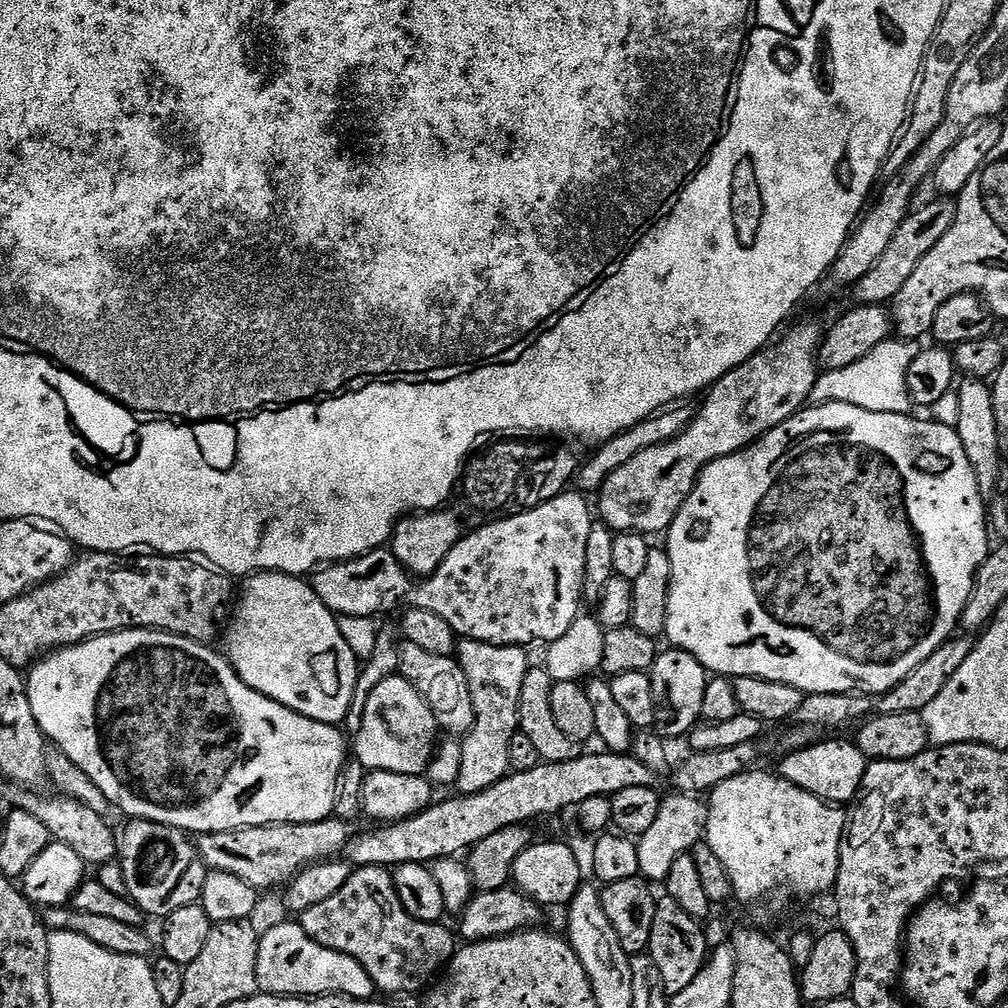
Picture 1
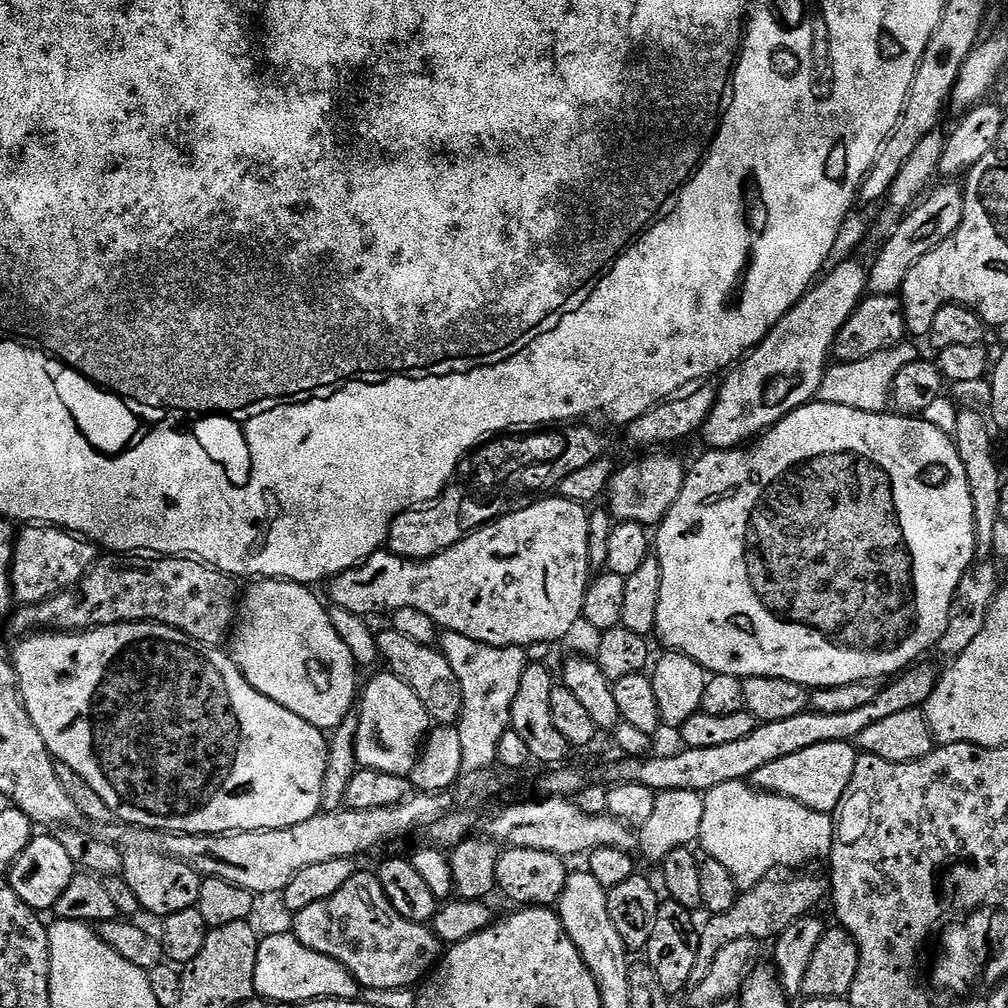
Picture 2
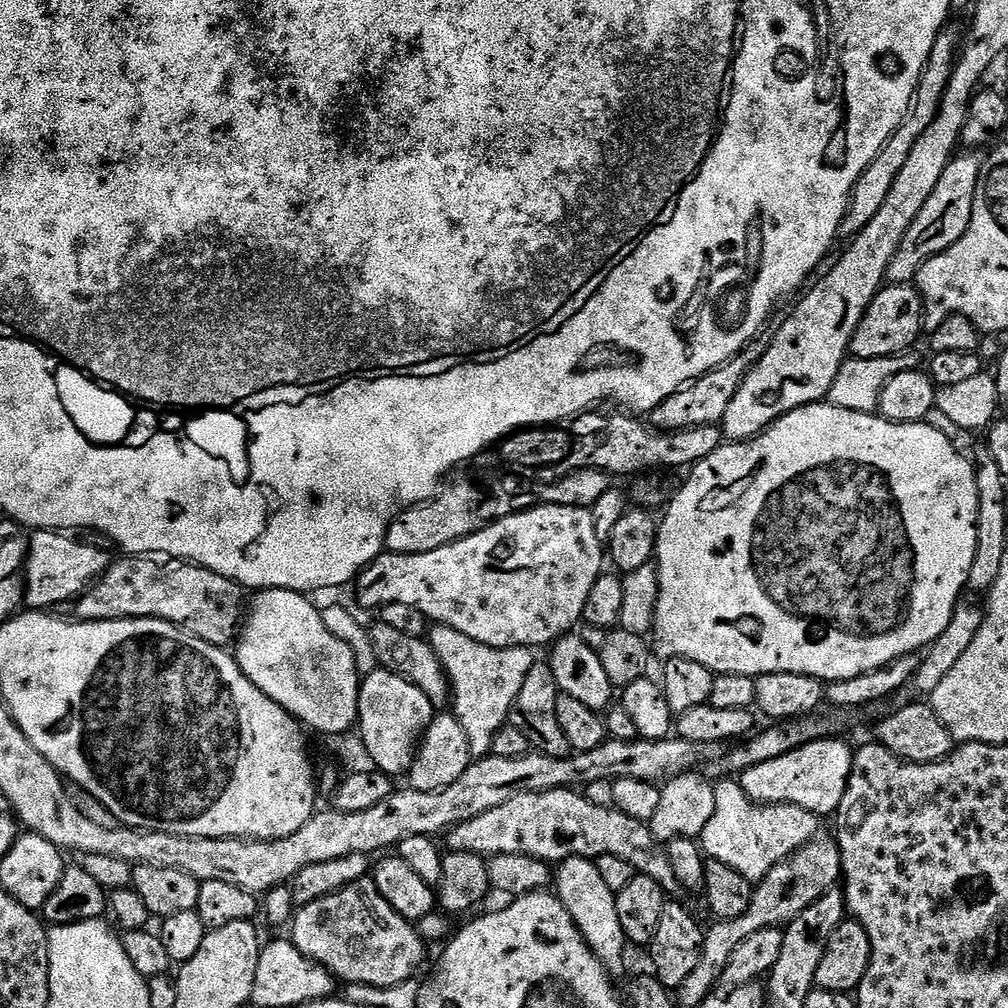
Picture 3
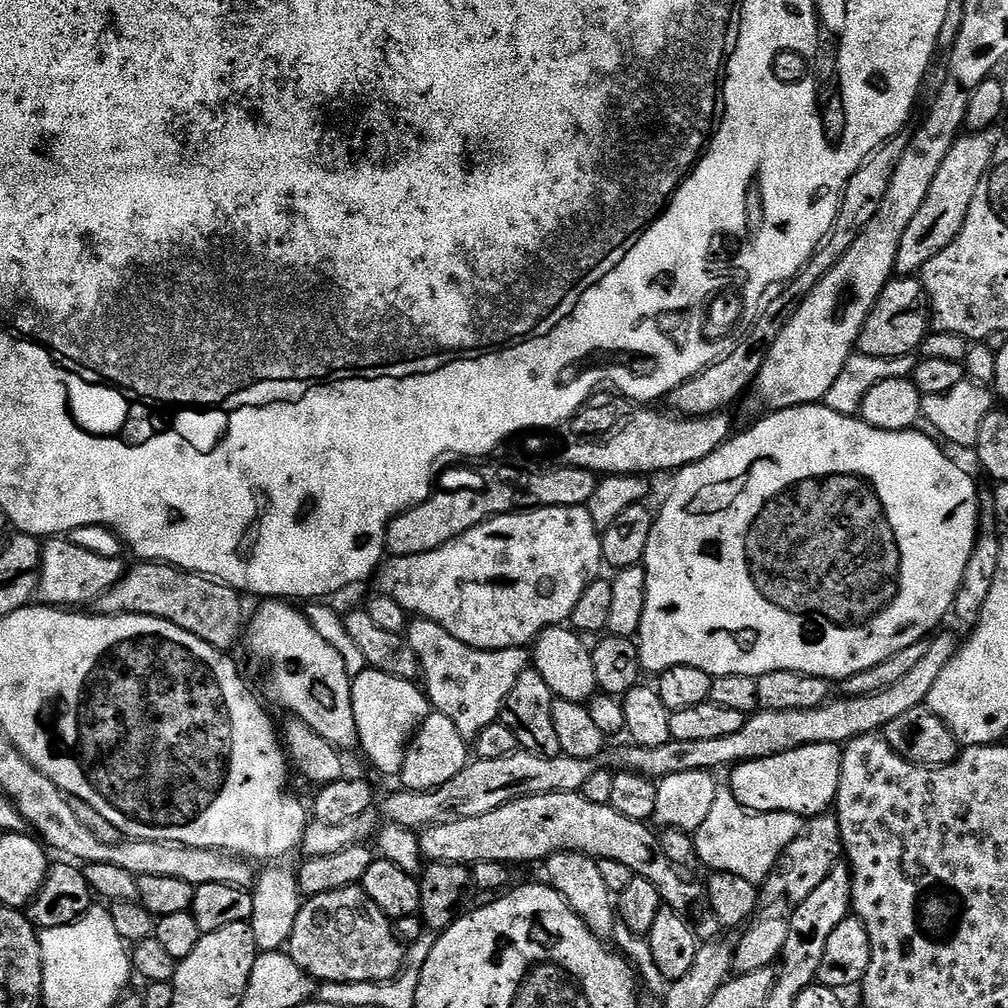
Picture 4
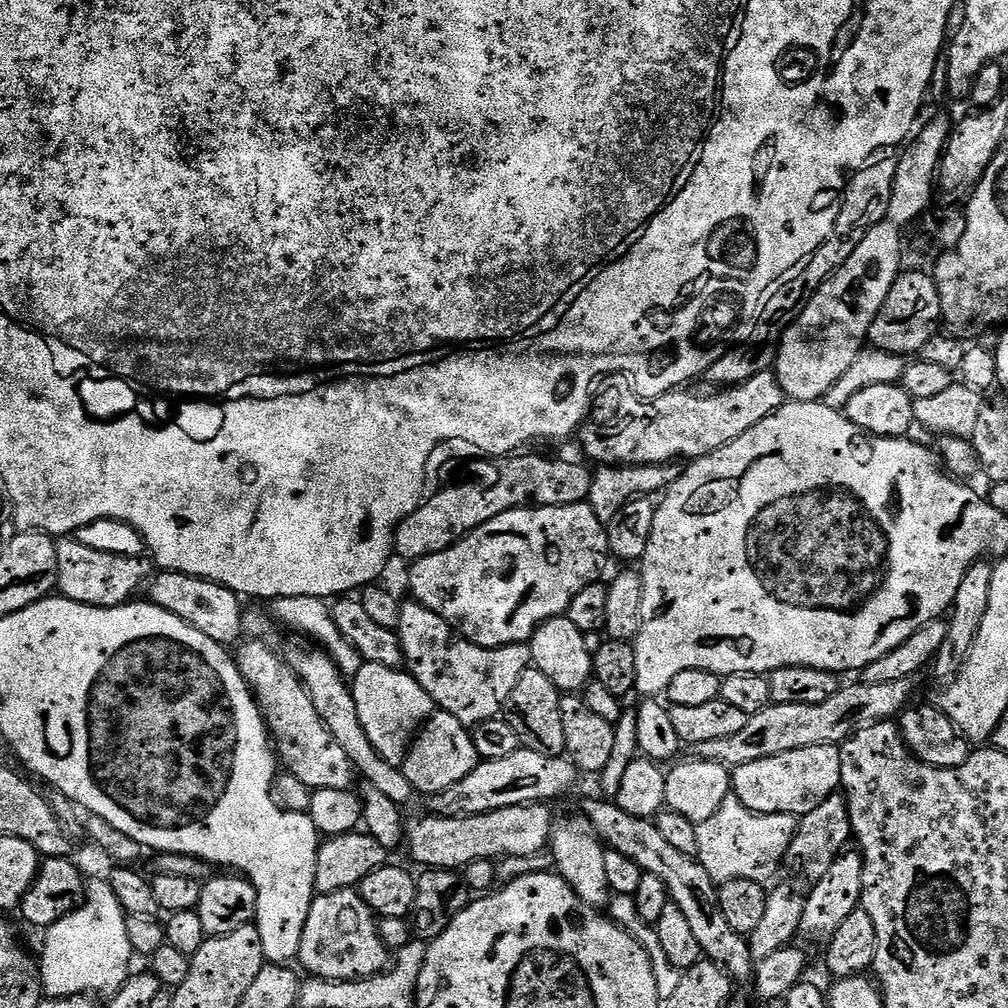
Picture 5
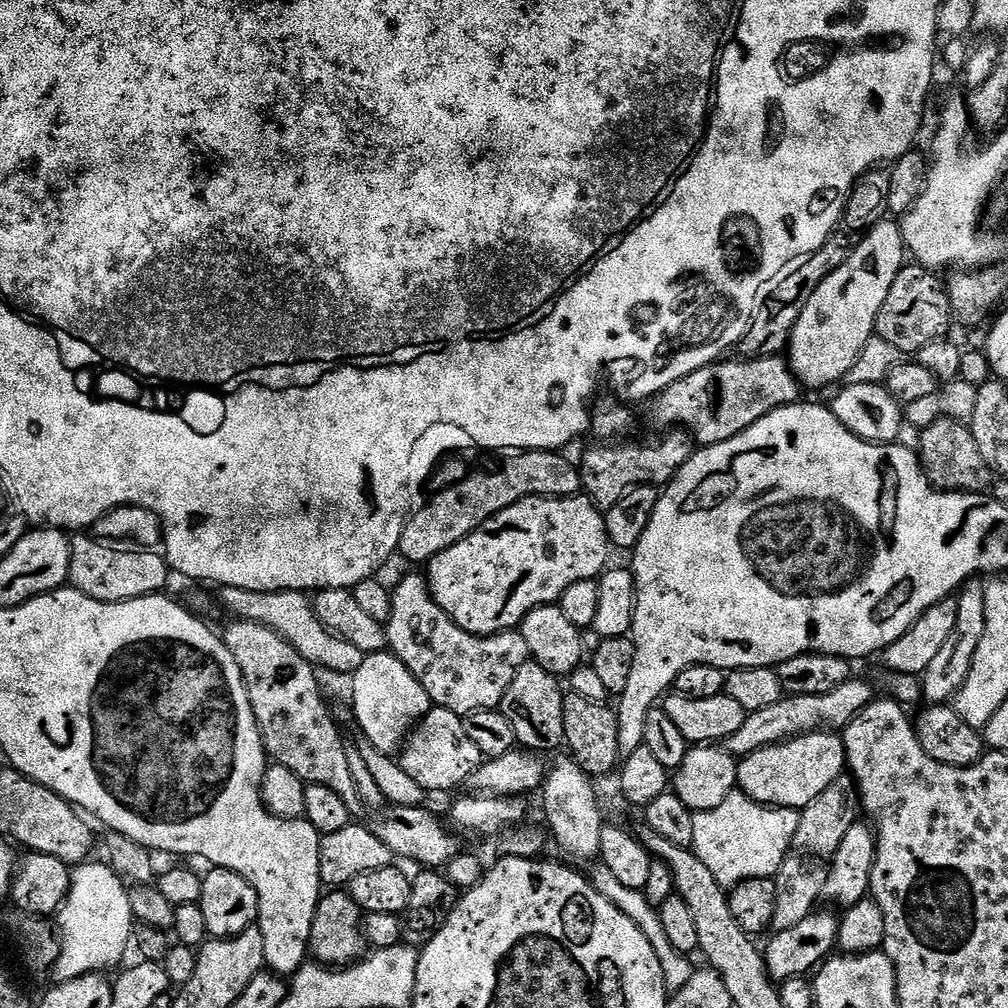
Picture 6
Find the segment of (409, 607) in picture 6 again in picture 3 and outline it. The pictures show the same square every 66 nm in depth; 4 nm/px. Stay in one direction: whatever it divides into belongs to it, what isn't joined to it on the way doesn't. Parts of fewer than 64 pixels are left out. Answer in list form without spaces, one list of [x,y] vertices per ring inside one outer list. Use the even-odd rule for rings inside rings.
[[[445,624],[429,627],[426,639],[432,647],[444,672],[448,675],[450,689],[450,712],[466,730],[466,742],[473,757],[483,758],[492,750],[494,734],[502,725],[509,723],[514,698],[518,698],[518,690],[530,674],[530,666],[534,662],[532,648],[495,648],[482,642],[474,642],[474,638],[466,638],[466,634],[458,634]]]

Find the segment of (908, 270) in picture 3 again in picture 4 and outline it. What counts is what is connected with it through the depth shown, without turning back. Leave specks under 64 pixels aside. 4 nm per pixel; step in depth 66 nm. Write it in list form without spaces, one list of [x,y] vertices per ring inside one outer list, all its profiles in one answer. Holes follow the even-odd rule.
[[[993,126],[981,132],[969,131],[956,137],[956,145],[946,154],[942,166],[938,166],[938,174],[934,174],[934,182],[930,182],[930,194],[926,194],[926,202],[914,214],[910,226],[902,234],[902,242],[898,242],[898,258],[896,259],[897,277],[915,277],[920,269],[934,258],[962,230],[966,222],[966,214],[970,214],[970,202],[974,202],[974,194],[978,194],[978,186],[994,158],[996,148],[1000,145],[1002,133],[999,127]]]

